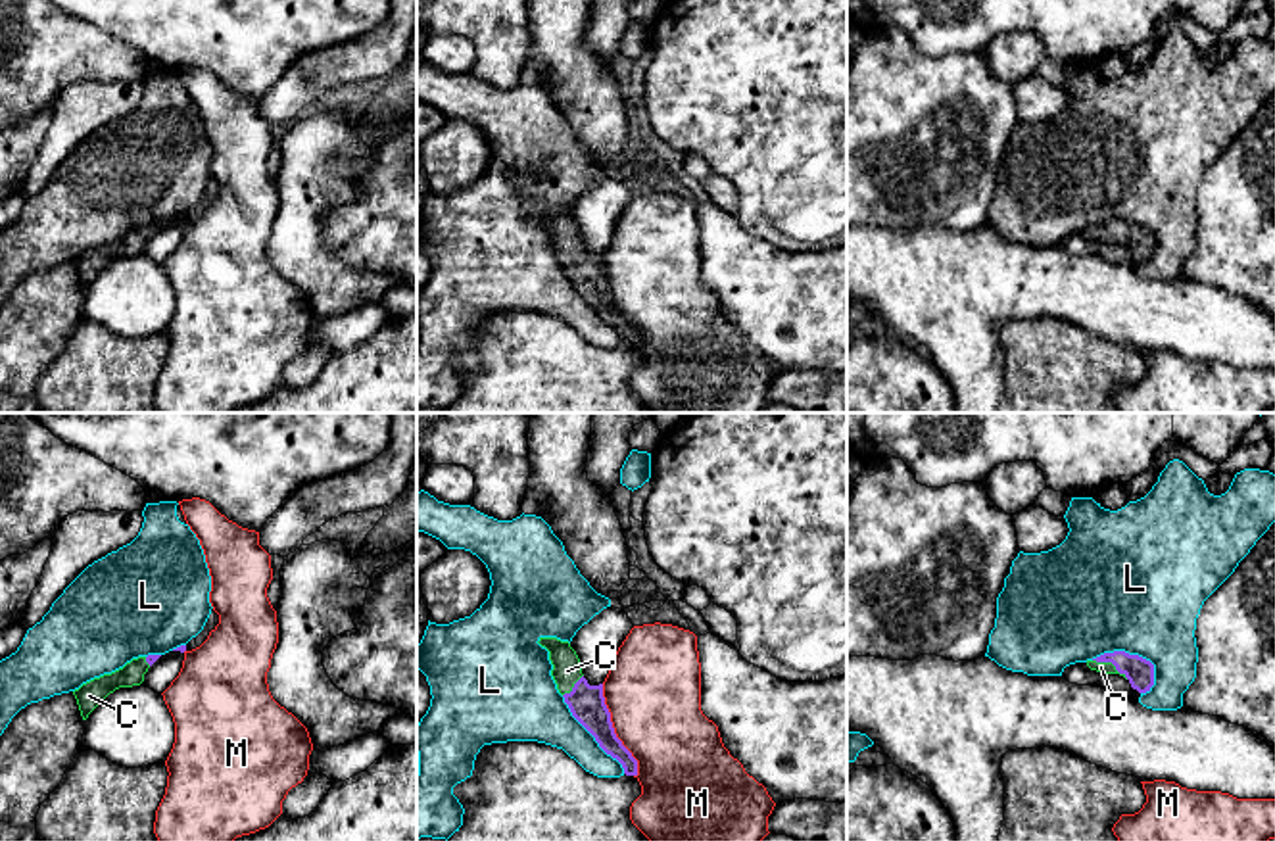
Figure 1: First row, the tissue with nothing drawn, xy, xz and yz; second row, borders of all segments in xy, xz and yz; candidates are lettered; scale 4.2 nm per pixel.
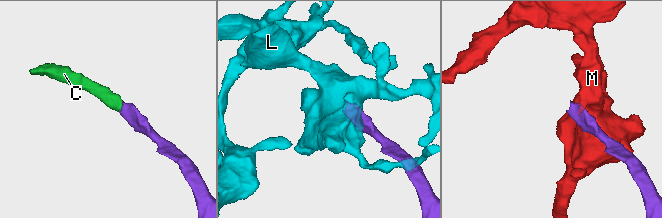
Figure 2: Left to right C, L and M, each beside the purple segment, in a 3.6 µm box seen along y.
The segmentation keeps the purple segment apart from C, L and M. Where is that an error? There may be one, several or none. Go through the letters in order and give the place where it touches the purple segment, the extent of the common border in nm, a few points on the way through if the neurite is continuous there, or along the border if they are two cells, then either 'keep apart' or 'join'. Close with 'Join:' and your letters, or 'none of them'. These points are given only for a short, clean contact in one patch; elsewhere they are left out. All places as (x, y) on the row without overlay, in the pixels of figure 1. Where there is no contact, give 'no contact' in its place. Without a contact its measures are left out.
C: contact yz (1110, 231); length 170 nm; way yz (1139, 240), (1110, 231), (1101, 237); join
L: contact yz (1131, 225); length 300 nm; keep apart
M: contact xz (613, 300); length 420 nm; keep apart
Join: C

